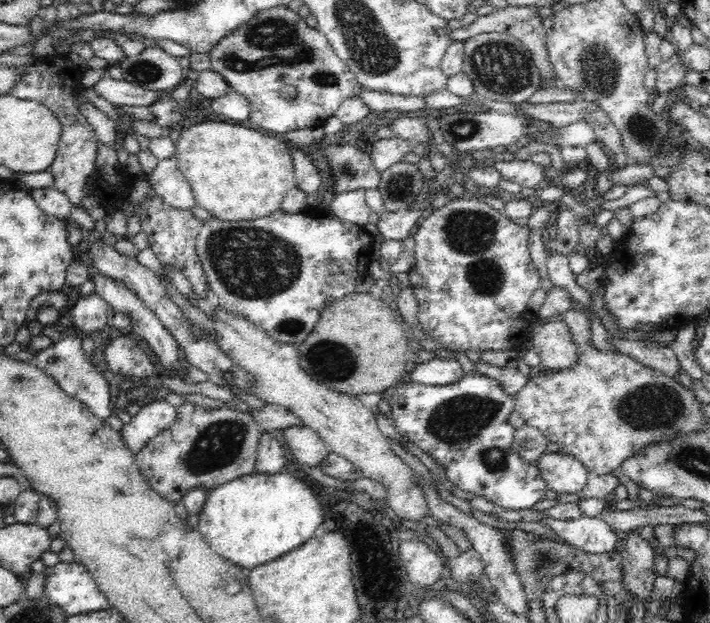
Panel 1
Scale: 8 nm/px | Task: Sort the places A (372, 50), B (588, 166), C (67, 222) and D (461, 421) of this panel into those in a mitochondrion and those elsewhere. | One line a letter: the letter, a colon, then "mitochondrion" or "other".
A: mitochondrion
B: other
C: other
D: mitochondrion

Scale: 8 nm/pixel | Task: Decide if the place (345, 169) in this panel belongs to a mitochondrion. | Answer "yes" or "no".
yes

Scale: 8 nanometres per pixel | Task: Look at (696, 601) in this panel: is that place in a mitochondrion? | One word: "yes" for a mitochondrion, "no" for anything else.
no

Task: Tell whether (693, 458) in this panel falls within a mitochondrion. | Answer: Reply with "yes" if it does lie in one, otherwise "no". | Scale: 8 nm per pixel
yes

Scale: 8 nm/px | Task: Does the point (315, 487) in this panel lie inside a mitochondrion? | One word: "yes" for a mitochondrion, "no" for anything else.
no

